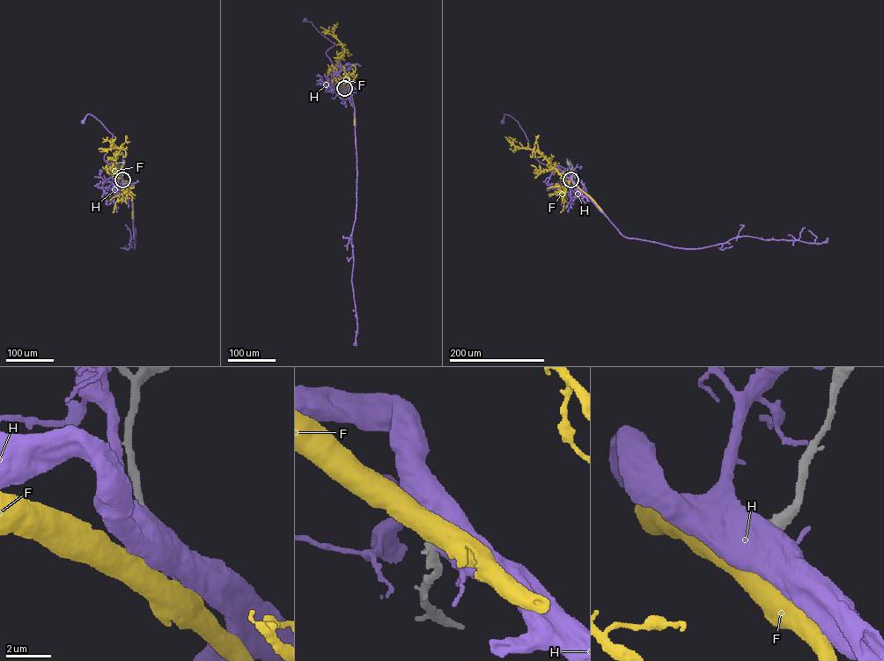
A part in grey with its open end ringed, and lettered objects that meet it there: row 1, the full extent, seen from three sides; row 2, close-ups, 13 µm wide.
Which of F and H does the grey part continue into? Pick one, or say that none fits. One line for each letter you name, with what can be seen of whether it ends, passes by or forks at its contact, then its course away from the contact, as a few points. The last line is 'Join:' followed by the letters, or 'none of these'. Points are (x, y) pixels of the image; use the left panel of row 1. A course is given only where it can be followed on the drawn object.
Join: none of these

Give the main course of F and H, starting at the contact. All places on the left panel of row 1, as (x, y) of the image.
F: (121, 179), (114, 177), (112, 166), (121, 150), (112, 146), (115, 136)
H: (122, 179), (114, 177), (115, 170), (104, 158), (112, 134), (92, 114), (87, 113), (83, 121)

